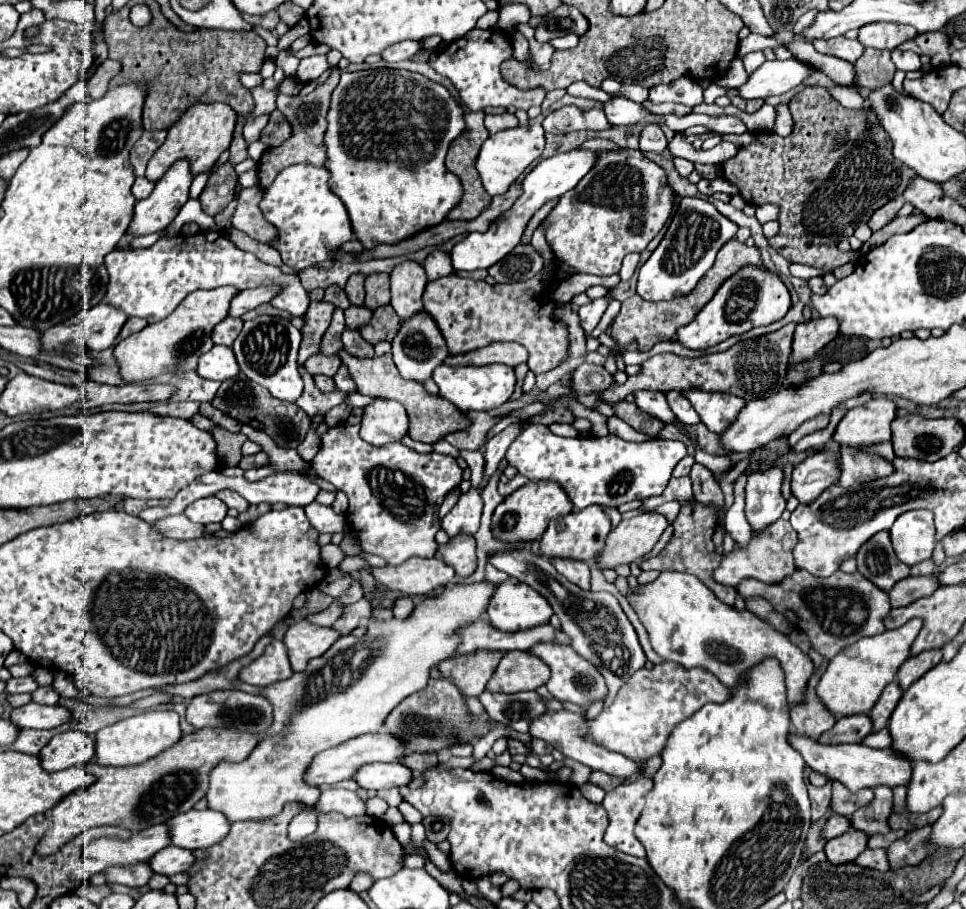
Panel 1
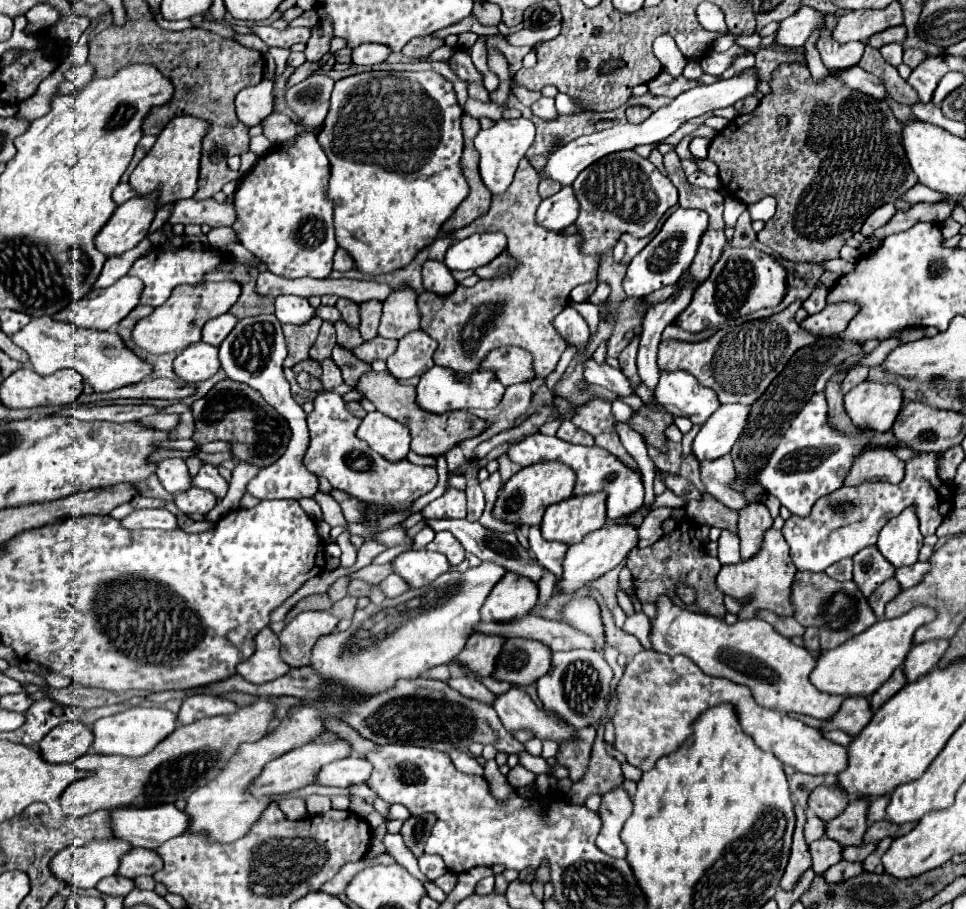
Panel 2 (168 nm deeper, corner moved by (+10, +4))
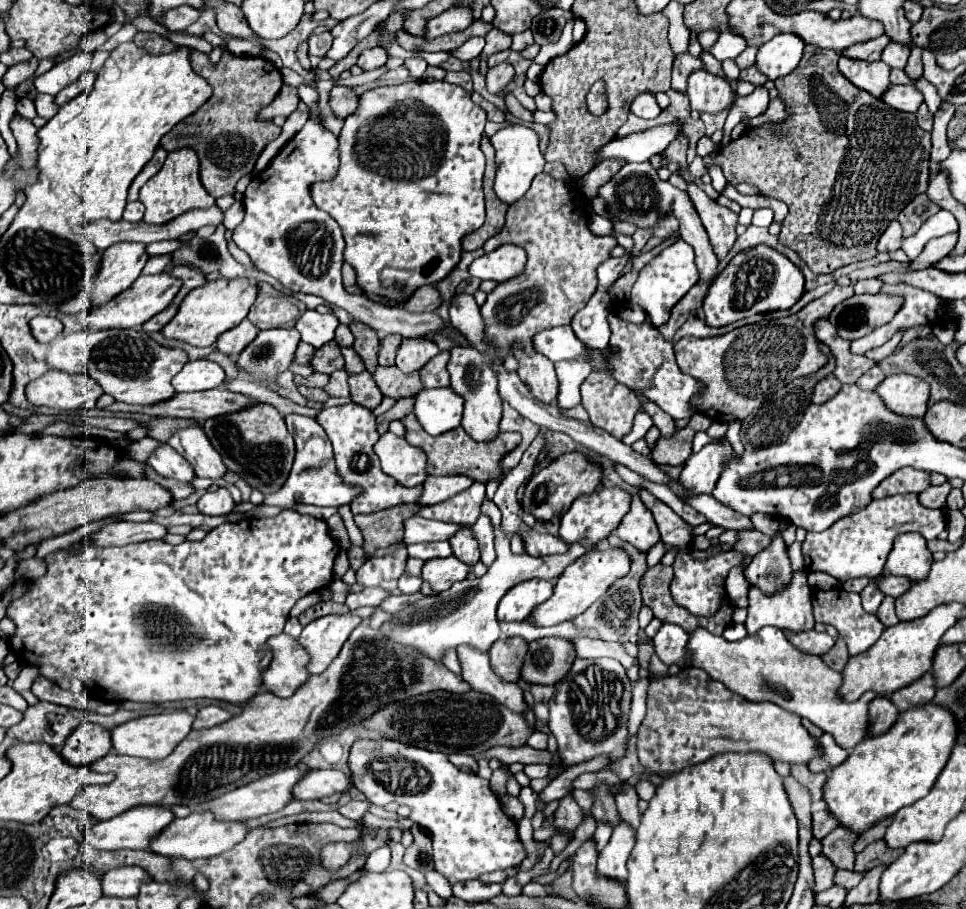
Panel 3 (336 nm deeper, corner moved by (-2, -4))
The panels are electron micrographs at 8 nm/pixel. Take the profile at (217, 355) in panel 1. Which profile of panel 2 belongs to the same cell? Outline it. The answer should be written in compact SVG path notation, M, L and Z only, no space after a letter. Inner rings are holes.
M204 342L190 344L174 360L174 372L186 382L208 380L218 370L220 370L218 348L212 344L204 344Z

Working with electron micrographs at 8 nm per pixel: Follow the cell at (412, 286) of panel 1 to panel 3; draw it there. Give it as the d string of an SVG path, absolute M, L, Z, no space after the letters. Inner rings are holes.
M404 340L400 350L398 350L398 358L396 358L396 366L400 368L400 372L404 374L412 374L418 372L420 368L424 368L424 364L436 356L440 350L434 342L430 340Z

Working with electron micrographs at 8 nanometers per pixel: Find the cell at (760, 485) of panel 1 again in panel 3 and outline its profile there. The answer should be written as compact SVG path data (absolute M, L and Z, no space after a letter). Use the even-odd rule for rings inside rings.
M776 536L770 548L752 558L744 576L752 586L760 588L764 594L780 592L780 588L784 588L784 584L792 580L792 568L790 558L786 556L784 540Z

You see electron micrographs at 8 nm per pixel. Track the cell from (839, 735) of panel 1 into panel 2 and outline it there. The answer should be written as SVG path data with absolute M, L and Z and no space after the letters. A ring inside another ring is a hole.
M844 698L840 710L824 724L824 732L844 730L850 736L856 736L872 718L868 698Z

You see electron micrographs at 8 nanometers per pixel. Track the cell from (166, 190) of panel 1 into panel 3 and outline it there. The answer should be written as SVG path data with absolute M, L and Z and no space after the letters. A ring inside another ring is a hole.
M120 242L104 250L96 280L88 284L92 308L106 304L110 298L124 292L142 272L148 256L146 246L138 242Z

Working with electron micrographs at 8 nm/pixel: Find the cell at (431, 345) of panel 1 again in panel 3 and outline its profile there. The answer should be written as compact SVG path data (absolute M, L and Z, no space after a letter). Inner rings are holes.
M440 352L420 370L420 378L424 382L424 388L446 388L446 386L450 386L450 376L446 370L448 358L450 358L448 352Z

